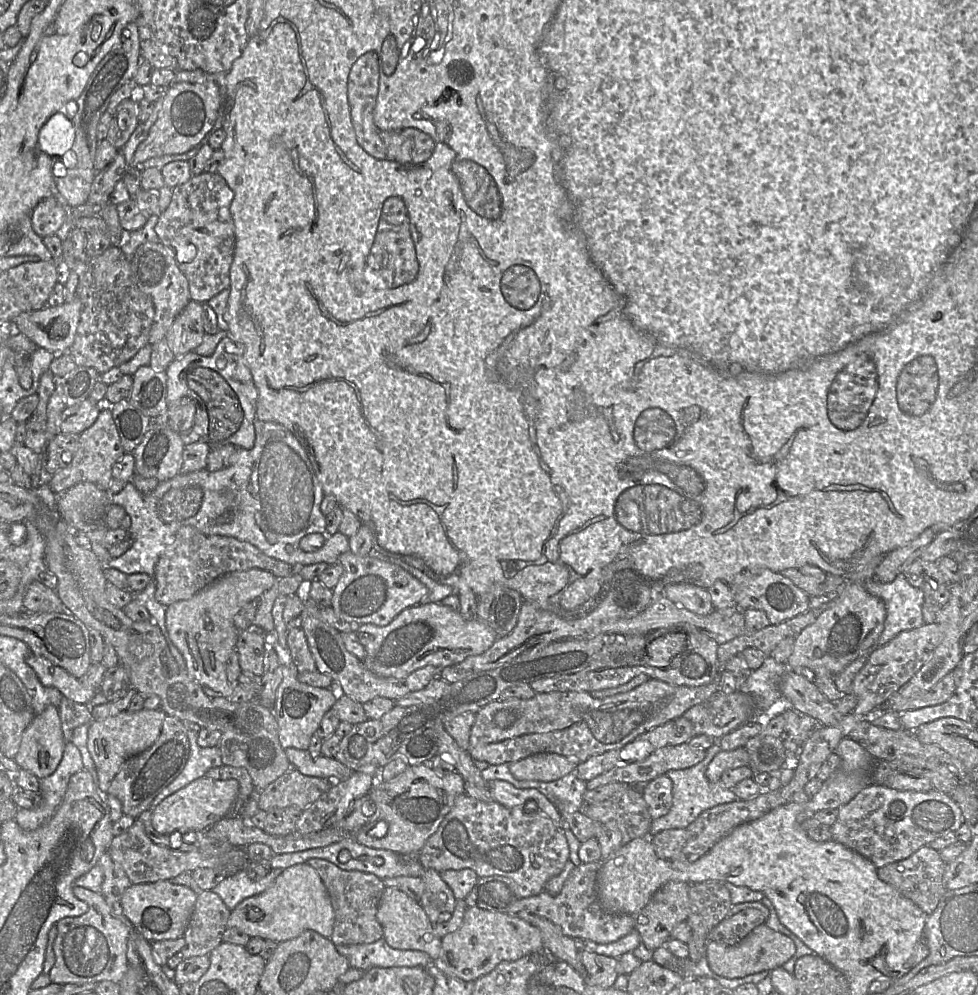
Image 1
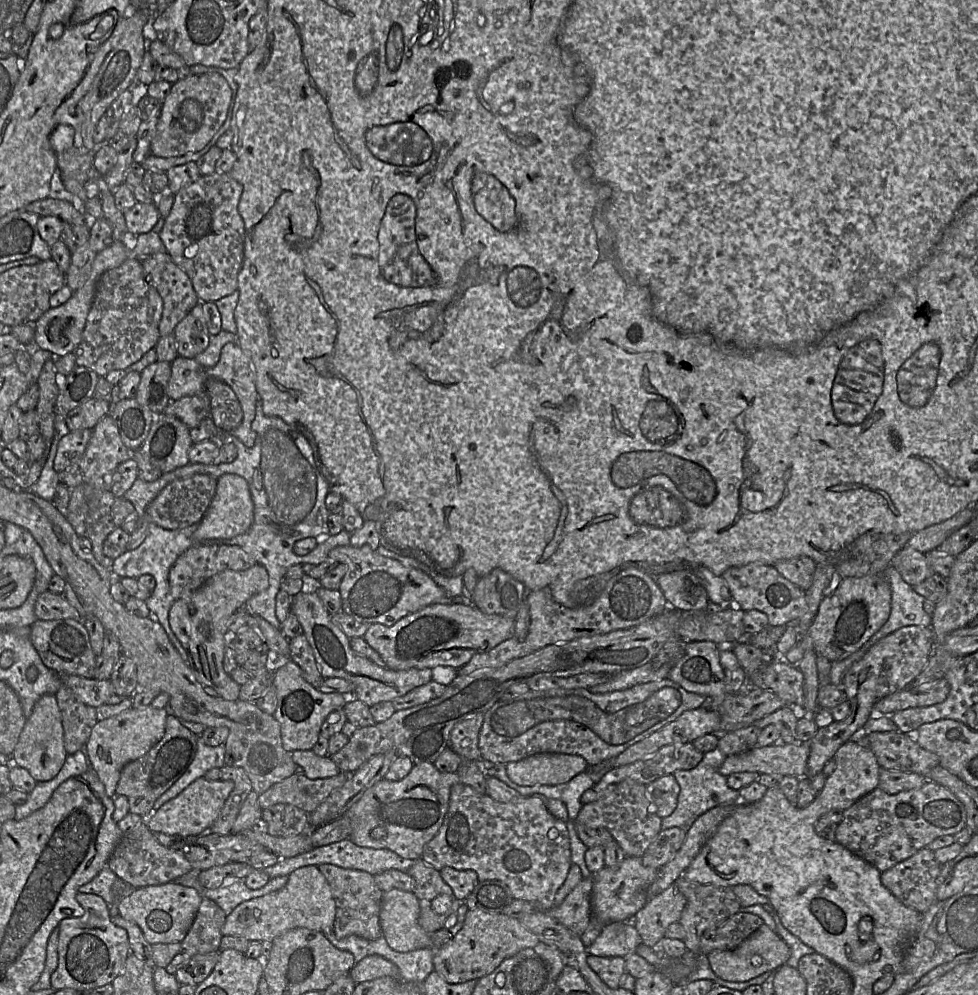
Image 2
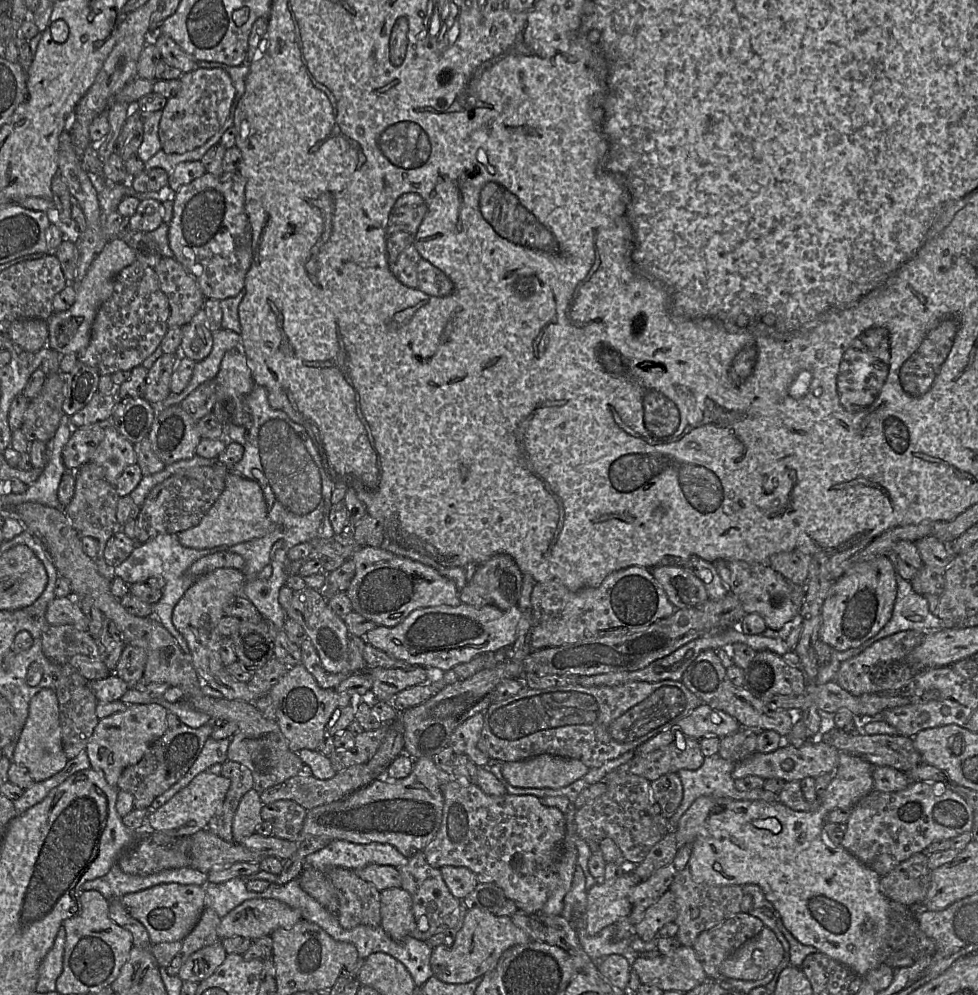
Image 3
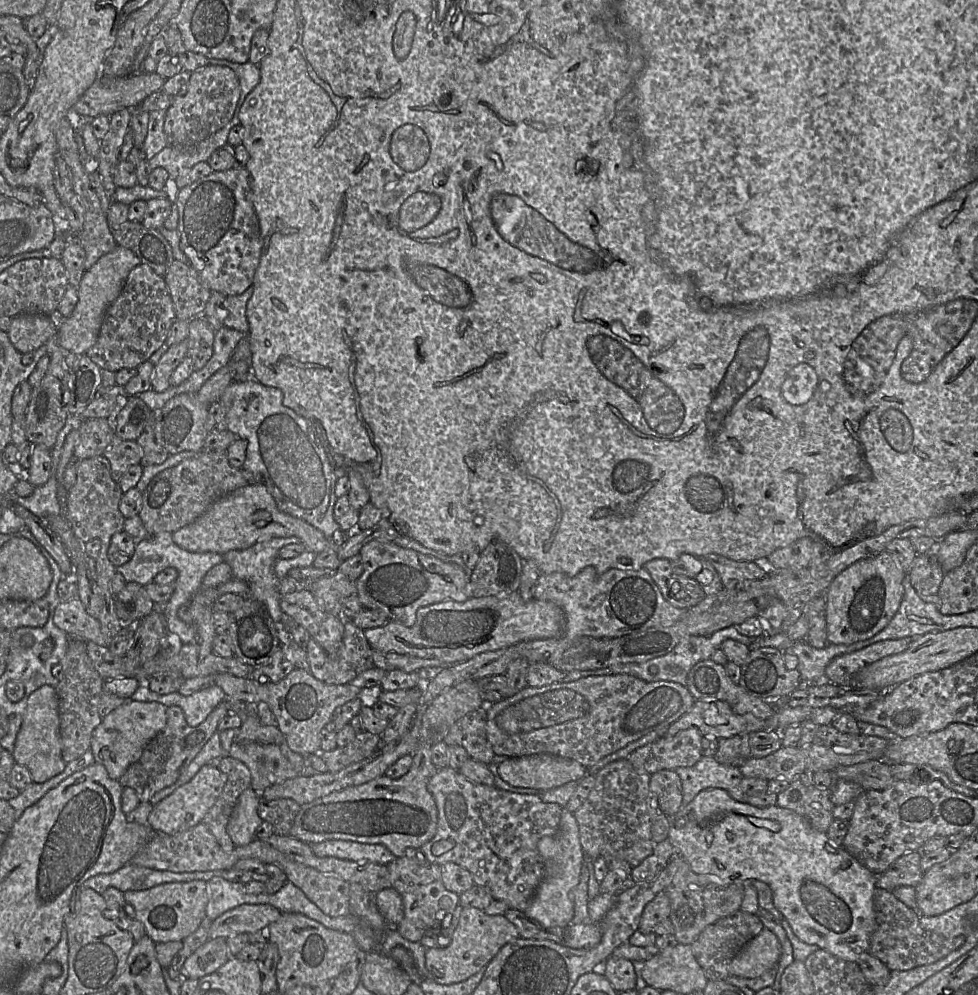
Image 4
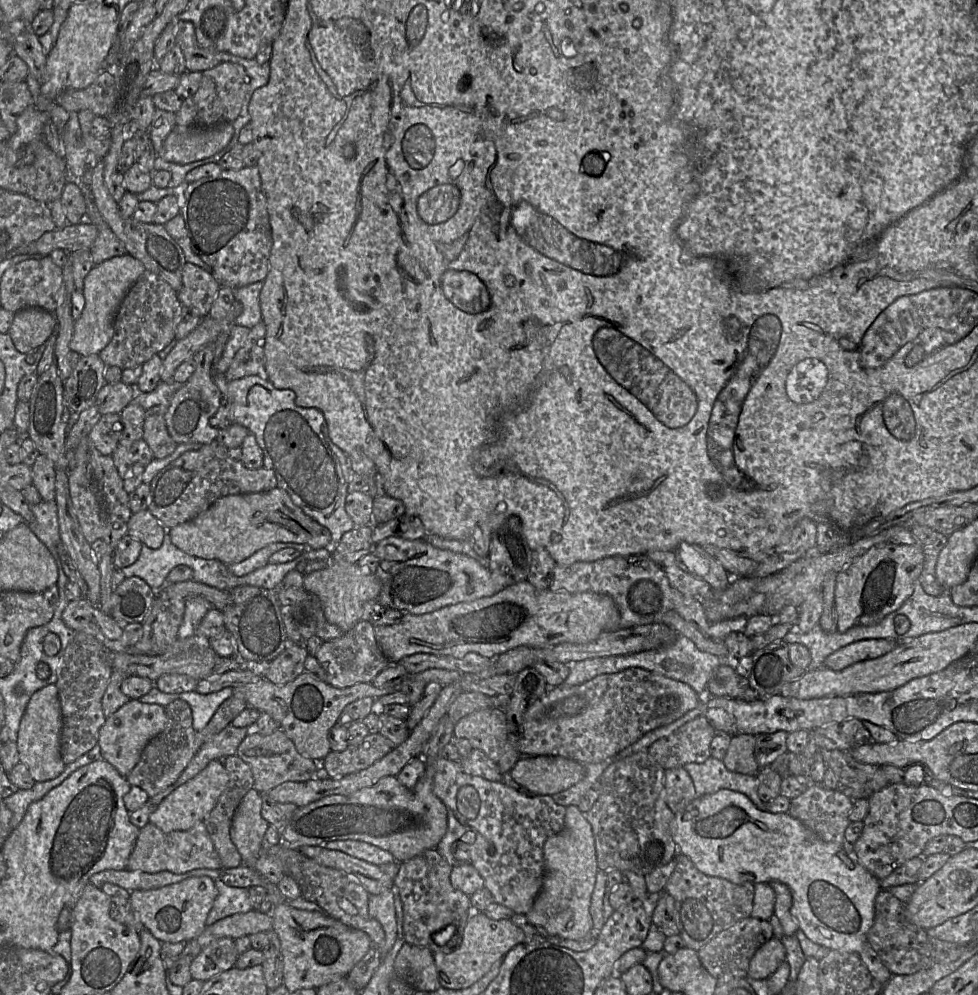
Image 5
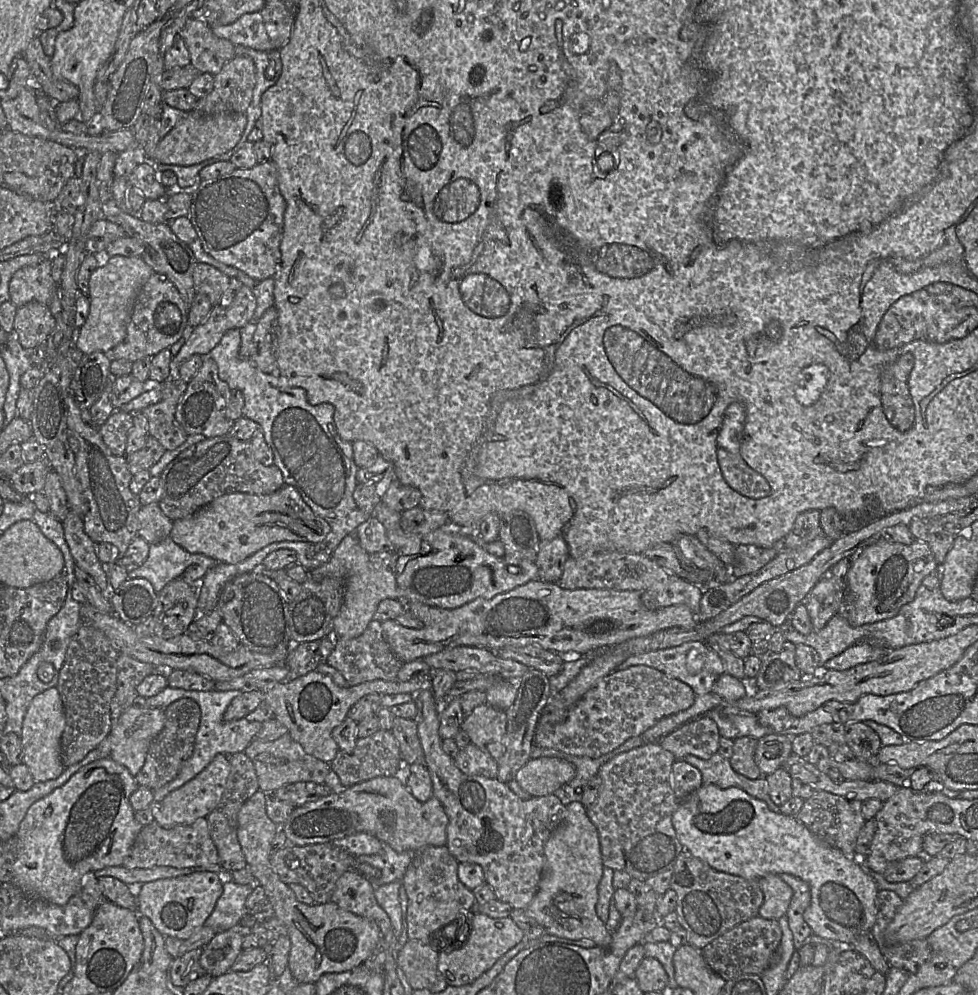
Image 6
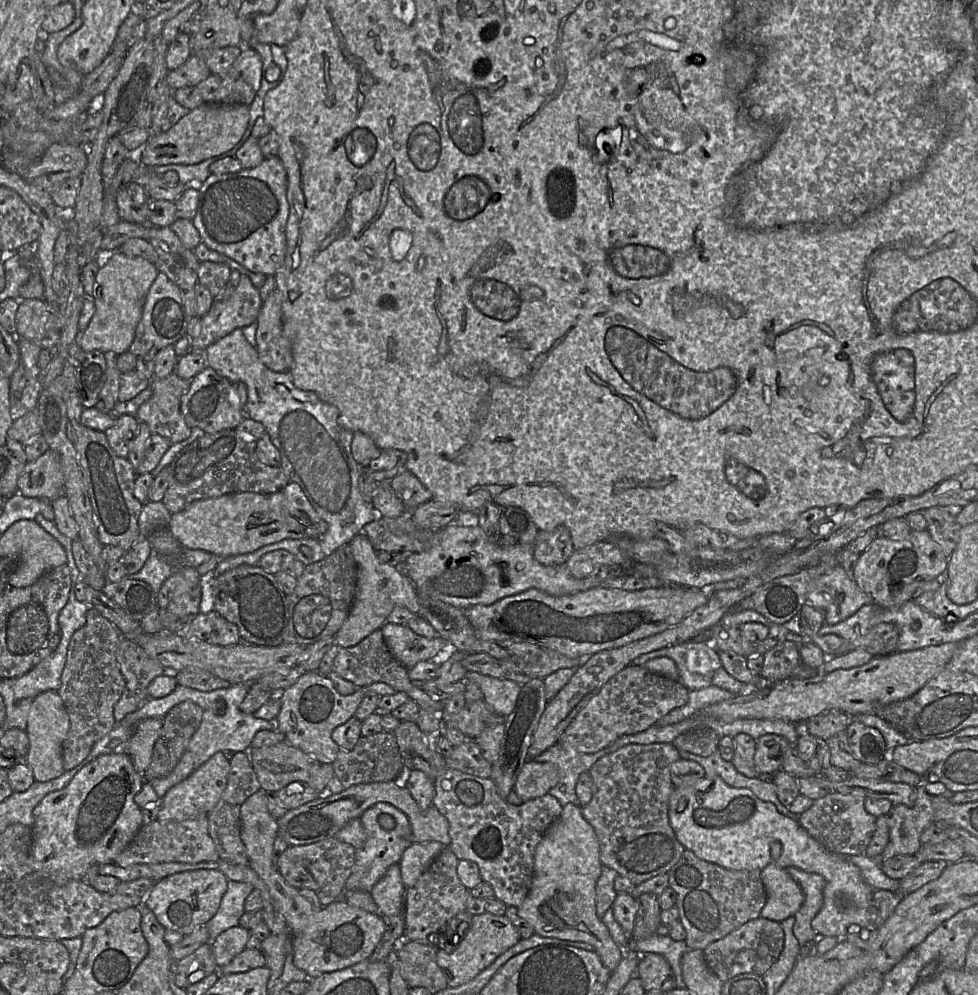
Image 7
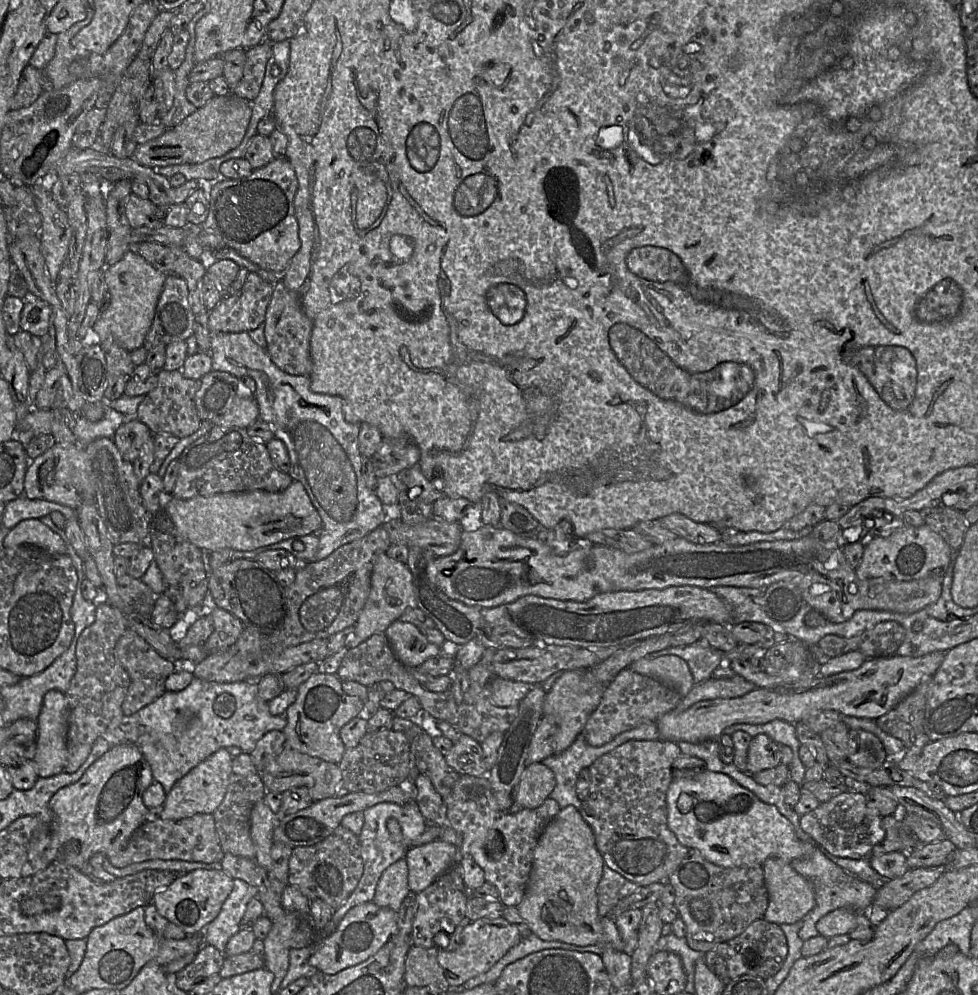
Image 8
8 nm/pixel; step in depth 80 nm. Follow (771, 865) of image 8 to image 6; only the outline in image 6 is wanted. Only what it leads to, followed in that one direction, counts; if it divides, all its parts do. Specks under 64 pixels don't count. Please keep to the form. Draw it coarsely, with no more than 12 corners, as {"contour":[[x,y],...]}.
{"contour":[[780,875],[759,879],[764,900],[758,916],[786,915],[793,890]]}

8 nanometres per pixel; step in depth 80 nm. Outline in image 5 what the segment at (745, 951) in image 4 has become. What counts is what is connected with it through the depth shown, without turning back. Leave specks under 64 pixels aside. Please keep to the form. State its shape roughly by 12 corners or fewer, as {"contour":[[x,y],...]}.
{"contour":[[774,936],[755,952],[747,975],[765,979],[785,958]]}

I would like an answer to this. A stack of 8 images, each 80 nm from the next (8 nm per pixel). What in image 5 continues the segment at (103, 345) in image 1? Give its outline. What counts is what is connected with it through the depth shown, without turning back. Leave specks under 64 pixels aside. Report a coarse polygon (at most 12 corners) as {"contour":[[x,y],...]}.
{"contour":[[145,270],[98,355],[122,370],[174,340],[177,292]]}

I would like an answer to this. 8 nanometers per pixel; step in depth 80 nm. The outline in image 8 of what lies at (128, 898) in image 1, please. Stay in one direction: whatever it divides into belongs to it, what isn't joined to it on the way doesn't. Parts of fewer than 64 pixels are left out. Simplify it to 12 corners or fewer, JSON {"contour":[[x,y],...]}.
{"contour":[[219,865],[179,875],[152,899],[158,913],[196,935],[233,889]]}

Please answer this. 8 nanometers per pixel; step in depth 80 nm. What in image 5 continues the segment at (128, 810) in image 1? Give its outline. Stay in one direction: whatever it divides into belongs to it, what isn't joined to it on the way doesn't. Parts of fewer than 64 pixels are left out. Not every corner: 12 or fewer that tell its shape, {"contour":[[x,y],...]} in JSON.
{"contour":[[232,696],[204,729],[189,704],[165,707],[165,729],[126,777],[151,799],[174,784],[201,746],[246,708]]}

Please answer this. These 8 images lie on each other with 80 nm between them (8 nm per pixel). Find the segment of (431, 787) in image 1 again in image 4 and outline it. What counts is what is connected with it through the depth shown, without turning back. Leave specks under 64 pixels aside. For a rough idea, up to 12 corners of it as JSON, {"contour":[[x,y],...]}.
{"contour":[[421,744],[380,776],[301,806],[289,836],[380,844],[396,858],[437,832]]}

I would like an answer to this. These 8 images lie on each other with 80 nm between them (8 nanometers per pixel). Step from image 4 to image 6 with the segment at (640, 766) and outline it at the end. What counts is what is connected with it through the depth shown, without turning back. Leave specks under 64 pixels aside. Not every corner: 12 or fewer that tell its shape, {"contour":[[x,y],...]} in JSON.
{"contour":[[704,716],[658,743],[676,760],[708,760],[718,751],[716,723]]}

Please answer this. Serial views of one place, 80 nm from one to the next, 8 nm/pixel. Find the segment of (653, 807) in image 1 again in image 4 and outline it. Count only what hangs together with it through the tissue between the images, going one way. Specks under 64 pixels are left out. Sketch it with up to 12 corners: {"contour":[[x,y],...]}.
{"contour":[[675,770],[652,774],[650,792],[665,815],[680,810],[683,788]]}

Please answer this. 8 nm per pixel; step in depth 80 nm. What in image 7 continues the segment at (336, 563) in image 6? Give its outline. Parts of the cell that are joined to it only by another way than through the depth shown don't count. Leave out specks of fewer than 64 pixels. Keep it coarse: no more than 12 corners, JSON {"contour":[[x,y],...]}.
{"contour":[[365,535],[348,546],[357,565],[349,615],[334,638],[354,646],[396,606],[415,609],[413,582],[378,559]]}

